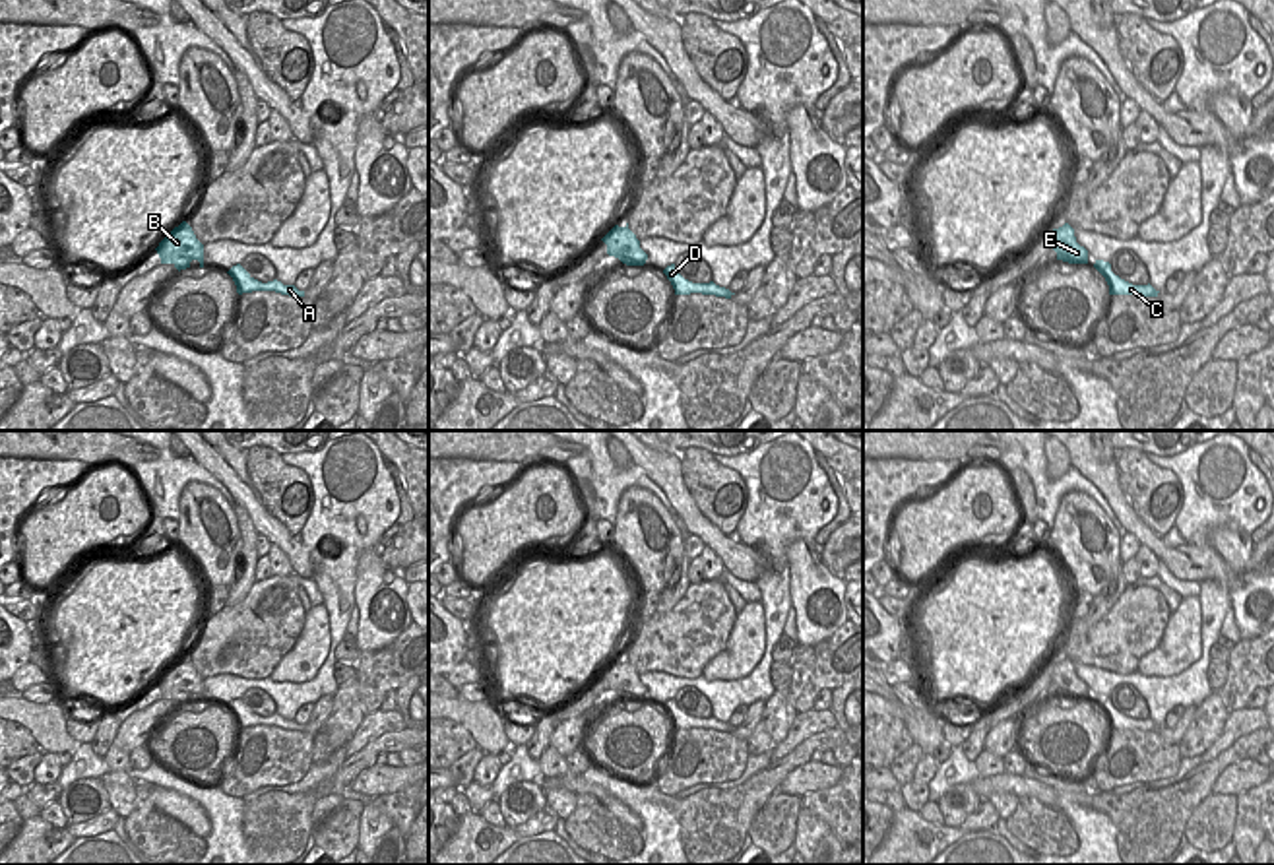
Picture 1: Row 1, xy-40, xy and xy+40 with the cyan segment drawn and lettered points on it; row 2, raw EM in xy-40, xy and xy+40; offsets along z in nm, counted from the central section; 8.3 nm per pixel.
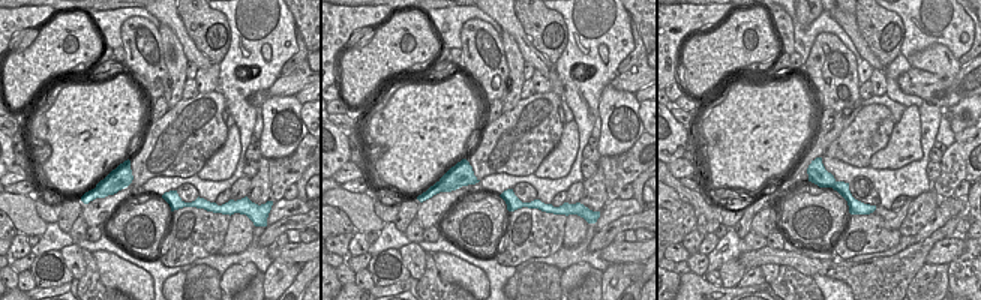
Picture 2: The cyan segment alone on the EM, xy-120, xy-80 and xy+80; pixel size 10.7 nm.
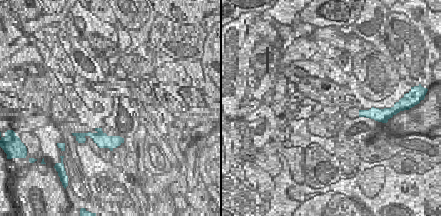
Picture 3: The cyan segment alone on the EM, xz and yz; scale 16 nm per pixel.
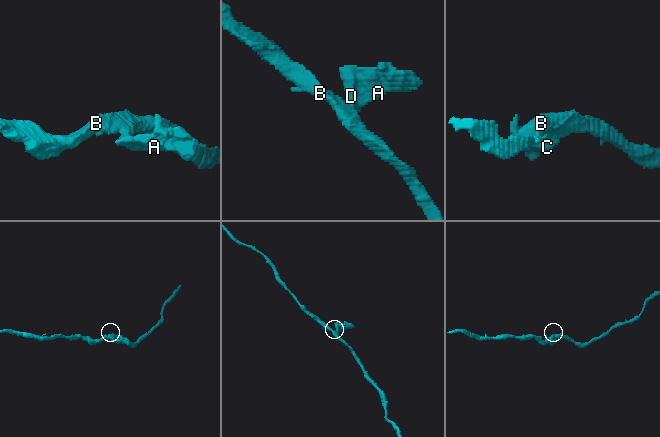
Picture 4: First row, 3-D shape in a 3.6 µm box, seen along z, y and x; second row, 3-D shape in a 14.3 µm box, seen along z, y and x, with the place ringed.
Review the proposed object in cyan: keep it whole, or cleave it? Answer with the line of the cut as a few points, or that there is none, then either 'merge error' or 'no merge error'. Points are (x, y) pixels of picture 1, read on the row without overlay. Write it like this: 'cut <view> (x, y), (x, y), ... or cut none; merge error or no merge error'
cut xy+40 (1110, 703), (1098, 704); merge error

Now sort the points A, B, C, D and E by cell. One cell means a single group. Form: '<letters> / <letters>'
A C D / B E

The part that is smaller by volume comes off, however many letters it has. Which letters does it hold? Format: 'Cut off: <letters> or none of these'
Cut off: A, C, D

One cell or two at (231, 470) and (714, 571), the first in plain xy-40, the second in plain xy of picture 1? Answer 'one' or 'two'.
two

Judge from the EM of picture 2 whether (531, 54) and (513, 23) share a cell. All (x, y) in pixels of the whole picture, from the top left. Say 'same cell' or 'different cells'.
same cell

